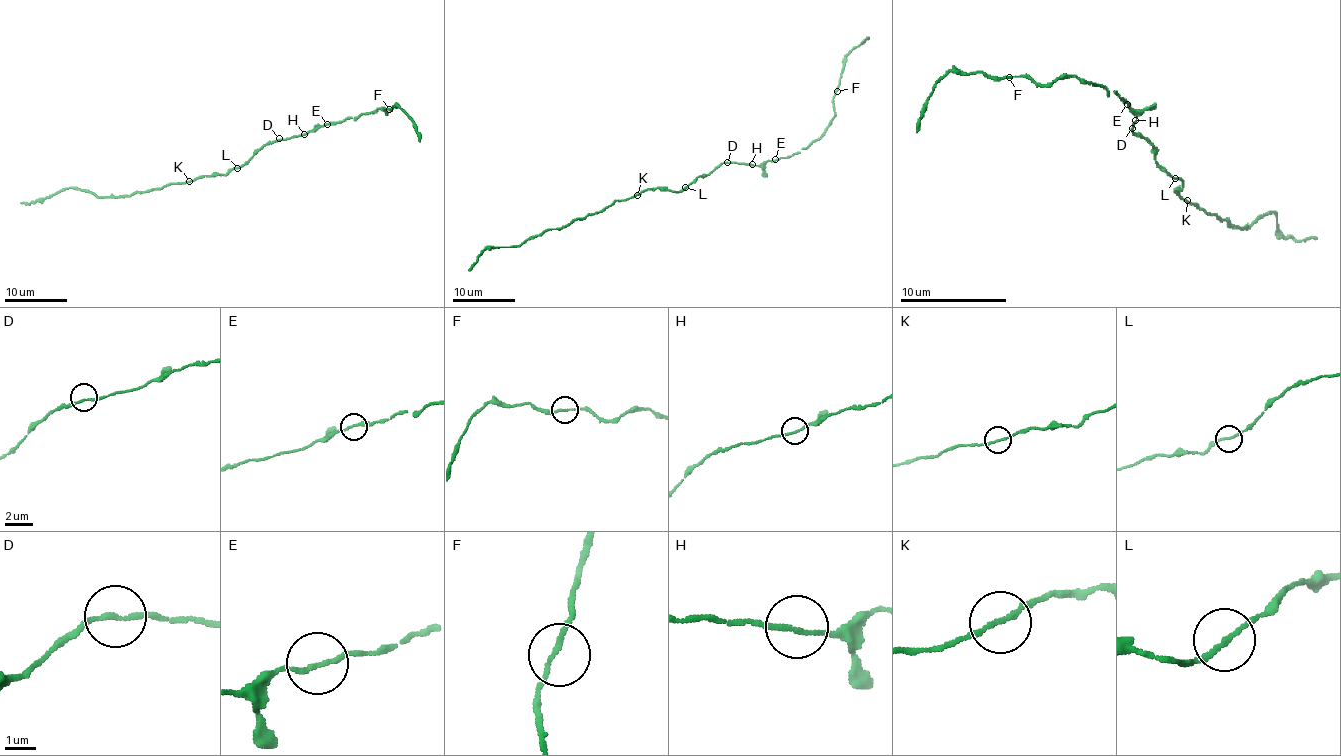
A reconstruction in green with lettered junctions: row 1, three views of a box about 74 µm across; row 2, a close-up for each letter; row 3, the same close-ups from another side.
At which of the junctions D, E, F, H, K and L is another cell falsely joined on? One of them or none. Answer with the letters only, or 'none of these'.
none of these

